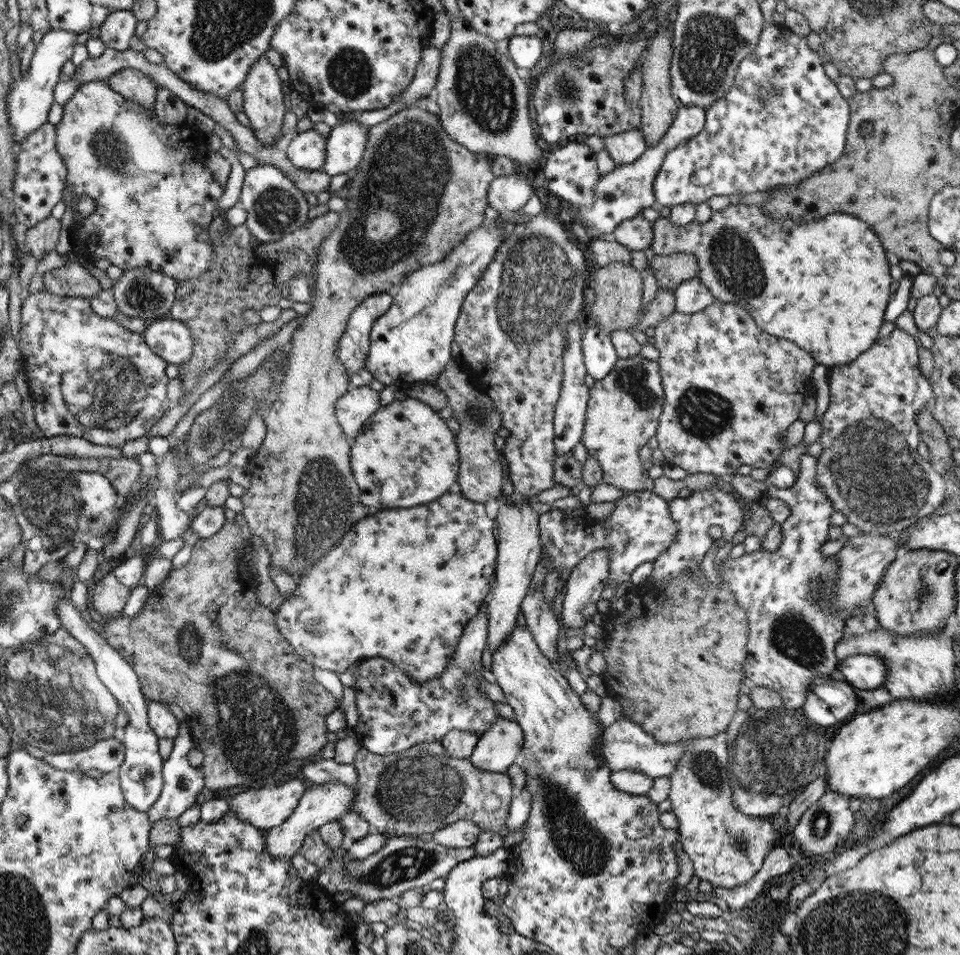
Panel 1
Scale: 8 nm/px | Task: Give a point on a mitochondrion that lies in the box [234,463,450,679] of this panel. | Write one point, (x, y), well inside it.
(315, 593)

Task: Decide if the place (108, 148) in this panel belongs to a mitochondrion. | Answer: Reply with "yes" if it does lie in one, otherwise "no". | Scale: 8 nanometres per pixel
yes

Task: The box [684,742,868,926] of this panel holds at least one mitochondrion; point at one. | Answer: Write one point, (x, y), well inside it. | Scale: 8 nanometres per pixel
(710, 770)

